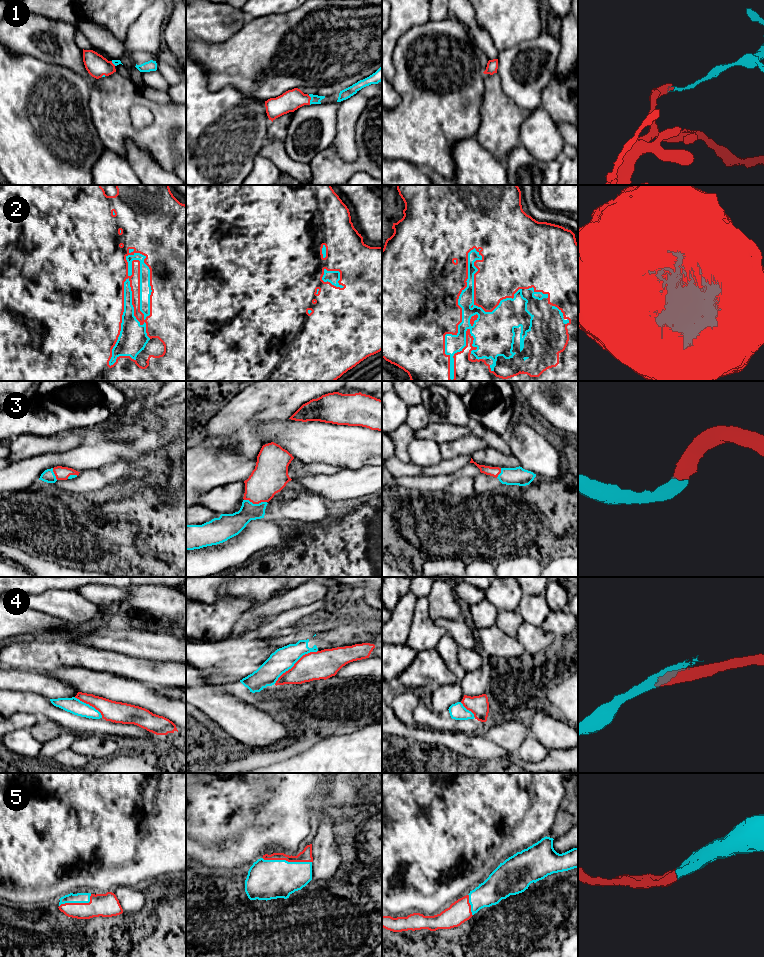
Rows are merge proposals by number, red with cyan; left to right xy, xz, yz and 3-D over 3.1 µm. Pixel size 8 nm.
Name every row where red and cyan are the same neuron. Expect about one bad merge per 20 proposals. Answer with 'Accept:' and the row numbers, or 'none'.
Accept: 1, 2, 3, 5

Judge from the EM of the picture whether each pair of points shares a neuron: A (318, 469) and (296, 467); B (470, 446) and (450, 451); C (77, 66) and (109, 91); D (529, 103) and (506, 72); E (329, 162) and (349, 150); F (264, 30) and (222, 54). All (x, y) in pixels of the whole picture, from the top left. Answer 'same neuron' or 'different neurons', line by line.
A: same neuron
B: same neuron
C: different neurons
D: same neuron
E: different neurons
F: same neuron

